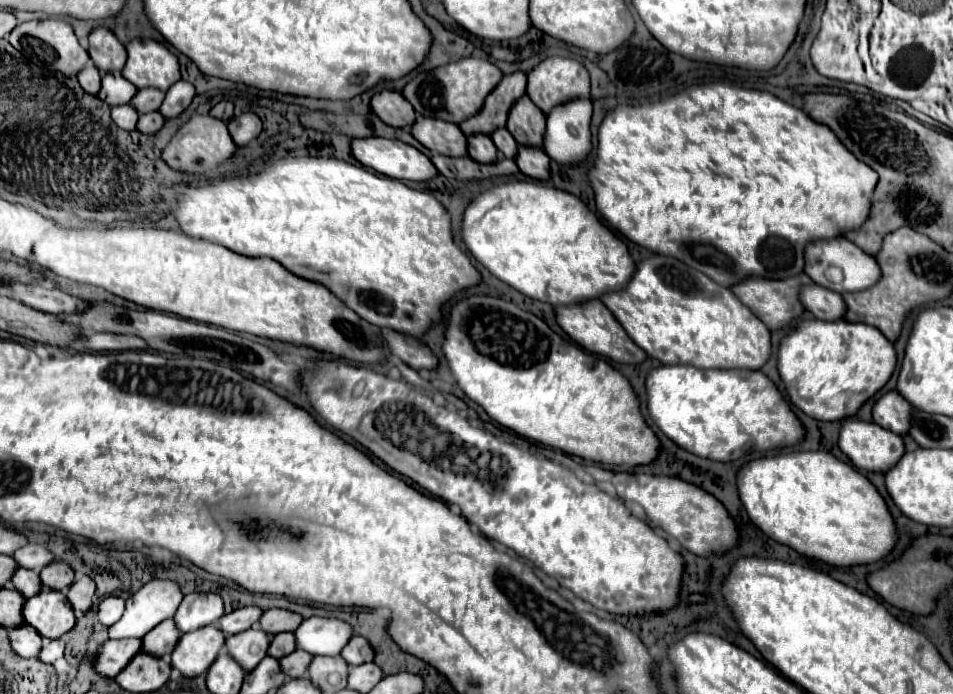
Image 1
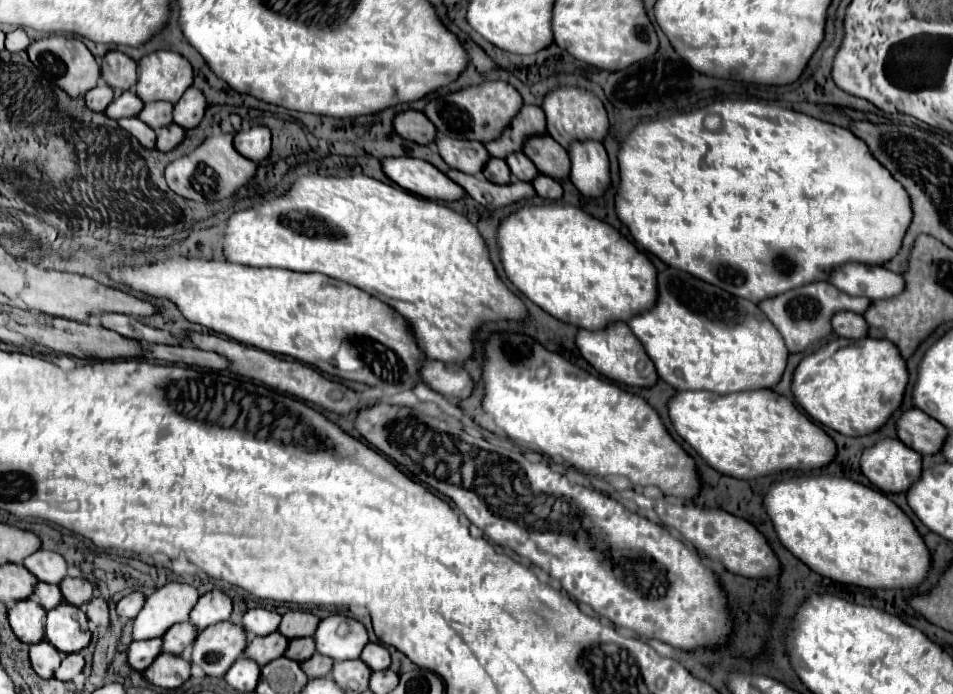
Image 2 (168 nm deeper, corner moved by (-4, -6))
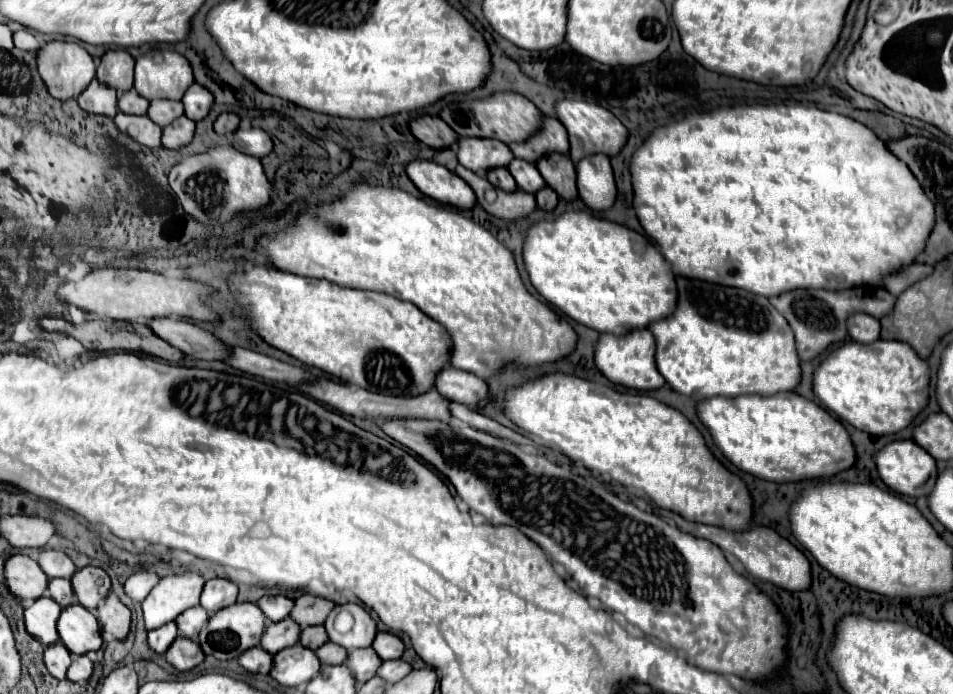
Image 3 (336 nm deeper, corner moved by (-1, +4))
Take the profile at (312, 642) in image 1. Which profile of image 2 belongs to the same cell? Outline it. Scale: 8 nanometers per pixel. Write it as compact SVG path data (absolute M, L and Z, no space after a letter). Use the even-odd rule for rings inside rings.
M328 616L318 624L316 634L312 636L316 644L316 652L330 656L332 660L354 660L360 656L362 648L368 642L366 628L352 618L344 616ZM340 622L348 622L350 632L346 636L340 636L336 630Z

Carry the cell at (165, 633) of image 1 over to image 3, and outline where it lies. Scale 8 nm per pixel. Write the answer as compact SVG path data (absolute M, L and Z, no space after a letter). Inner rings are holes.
M193 606L193 608L185 610L175 622L177 622L177 628L179 628L181 636L195 640L199 636L201 628L207 624L207 620L209 620L207 610L201 608L201 606Z

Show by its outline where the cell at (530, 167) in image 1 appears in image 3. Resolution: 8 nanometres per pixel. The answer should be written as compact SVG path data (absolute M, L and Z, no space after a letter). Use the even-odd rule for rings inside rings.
M549 186L537 192L537 206L539 206L541 210L551 212L551 210L555 210L557 202L559 202L559 198L557 198L557 194L555 194L555 192L553 192Z

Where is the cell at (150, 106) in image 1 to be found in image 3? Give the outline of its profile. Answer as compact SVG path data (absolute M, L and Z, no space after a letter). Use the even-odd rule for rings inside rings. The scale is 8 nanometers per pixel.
M151 100L147 116L161 128L171 124L175 118L183 116L183 104L175 100Z

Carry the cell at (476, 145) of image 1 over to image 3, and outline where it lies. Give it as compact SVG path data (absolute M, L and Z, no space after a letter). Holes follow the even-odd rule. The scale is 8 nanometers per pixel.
M493 168L493 170L489 170L487 180L491 180L491 184L495 184L495 188L503 188L507 192L515 192L515 188L517 188L517 184L515 184L515 180L509 174L507 168Z

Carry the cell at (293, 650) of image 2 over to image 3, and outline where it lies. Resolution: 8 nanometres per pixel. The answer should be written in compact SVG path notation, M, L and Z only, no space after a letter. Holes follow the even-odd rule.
M311 626L311 628L305 628L301 632L301 644L305 648L311 648L311 650L317 650L327 640L329 640L329 636L327 636L327 630L323 626Z

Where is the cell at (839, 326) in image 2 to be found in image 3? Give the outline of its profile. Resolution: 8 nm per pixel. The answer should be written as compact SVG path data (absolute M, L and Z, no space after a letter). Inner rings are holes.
M855 314L851 316L851 320L847 320L847 330L853 340L859 340L859 344L867 344L867 342L871 344L879 340L881 326L879 320L875 320L869 314Z

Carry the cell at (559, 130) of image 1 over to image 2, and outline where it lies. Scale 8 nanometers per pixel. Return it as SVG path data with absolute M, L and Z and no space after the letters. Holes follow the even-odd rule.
M574 140L568 146L570 180L584 196L600 196L610 184L608 156L596 140Z

